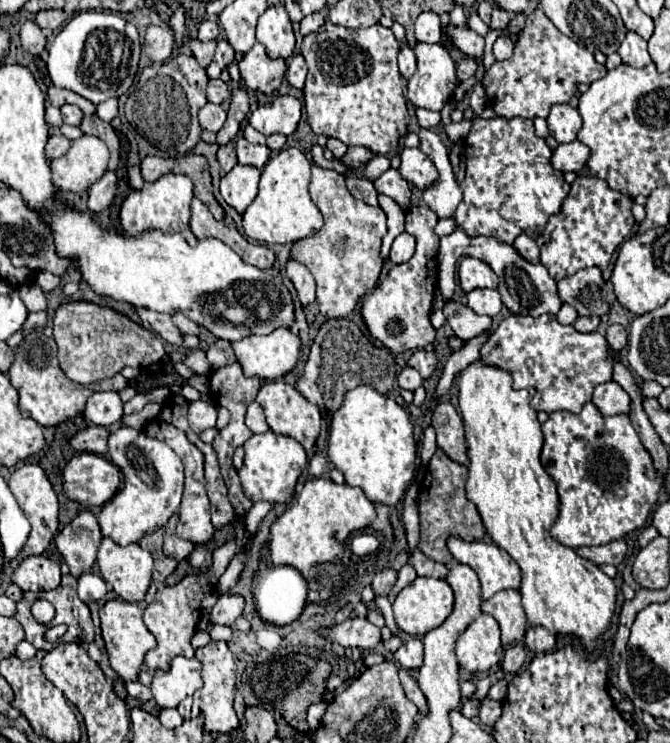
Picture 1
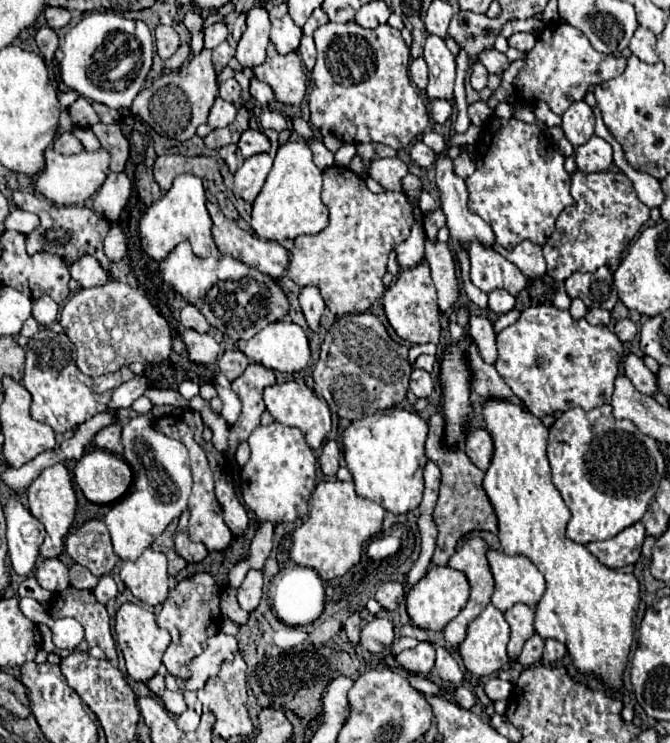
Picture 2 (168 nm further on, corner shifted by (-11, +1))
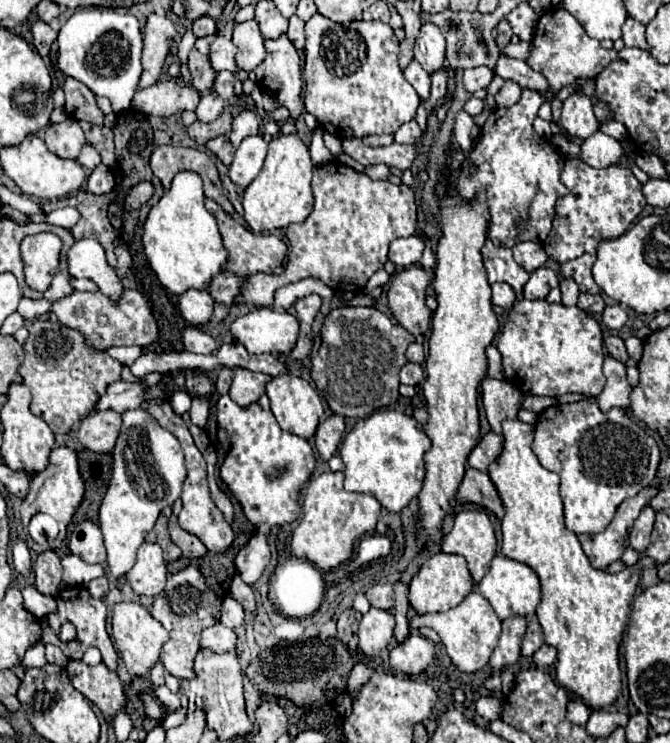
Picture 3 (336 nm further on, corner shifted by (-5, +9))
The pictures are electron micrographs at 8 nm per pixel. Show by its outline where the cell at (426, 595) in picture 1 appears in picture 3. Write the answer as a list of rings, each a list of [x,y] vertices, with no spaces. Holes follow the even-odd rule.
[[[437,552],[429,556],[427,562],[419,568],[419,572],[413,576],[409,584],[409,602],[417,614],[447,612],[449,608],[455,608],[471,590],[473,590],[473,582],[465,558],[457,554]]]

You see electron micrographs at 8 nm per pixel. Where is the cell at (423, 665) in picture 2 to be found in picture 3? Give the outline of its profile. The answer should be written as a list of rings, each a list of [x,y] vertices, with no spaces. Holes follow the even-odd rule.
[[[413,632],[405,642],[399,642],[389,650],[389,662],[393,668],[399,668],[403,674],[419,674],[423,672],[435,656],[435,644],[425,636]]]

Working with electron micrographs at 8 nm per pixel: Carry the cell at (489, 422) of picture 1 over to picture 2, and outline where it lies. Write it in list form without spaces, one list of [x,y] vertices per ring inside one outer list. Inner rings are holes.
[[[491,400],[485,404],[485,426],[493,436],[495,452],[489,470],[485,472],[483,488],[499,518],[499,540],[507,556],[521,554],[529,558],[545,576],[547,590],[535,608],[535,632],[541,638],[555,638],[567,646],[573,666],[581,674],[595,676],[605,686],[623,692],[623,670],[633,644],[633,616],[639,606],[639,580],[633,574],[621,574],[603,566],[583,544],[565,538],[565,526],[571,518],[559,490],[551,482],[551,468],[545,454],[547,428],[537,416],[523,412],[515,404]]]

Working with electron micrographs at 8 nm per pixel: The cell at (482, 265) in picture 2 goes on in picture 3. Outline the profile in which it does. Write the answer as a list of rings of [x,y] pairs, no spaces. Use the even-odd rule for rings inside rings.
[[[485,240],[485,246],[481,250],[485,270],[489,276],[489,282],[507,282],[515,292],[521,292],[525,282],[529,280],[529,272],[525,272],[515,260],[509,248],[495,246],[491,240]]]

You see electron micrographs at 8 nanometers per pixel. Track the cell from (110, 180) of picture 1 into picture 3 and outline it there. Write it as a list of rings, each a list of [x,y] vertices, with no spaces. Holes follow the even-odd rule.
[[[99,164],[91,172],[91,176],[87,178],[87,190],[91,194],[97,194],[97,196],[99,194],[109,194],[109,192],[113,192],[113,188],[115,188],[115,176],[109,170],[109,166],[105,166],[105,164]]]

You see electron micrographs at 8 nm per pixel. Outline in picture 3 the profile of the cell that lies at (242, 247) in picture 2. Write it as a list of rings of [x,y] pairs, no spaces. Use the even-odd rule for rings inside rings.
[[[205,198],[205,206],[217,218],[217,226],[219,226],[219,232],[223,236],[223,246],[229,252],[229,256],[227,256],[227,270],[237,272],[237,274],[257,274],[257,272],[271,274],[277,266],[283,264],[285,254],[287,254],[287,246],[277,236],[249,232],[245,226],[237,224],[229,214],[225,214],[217,202],[213,202],[209,198]]]

